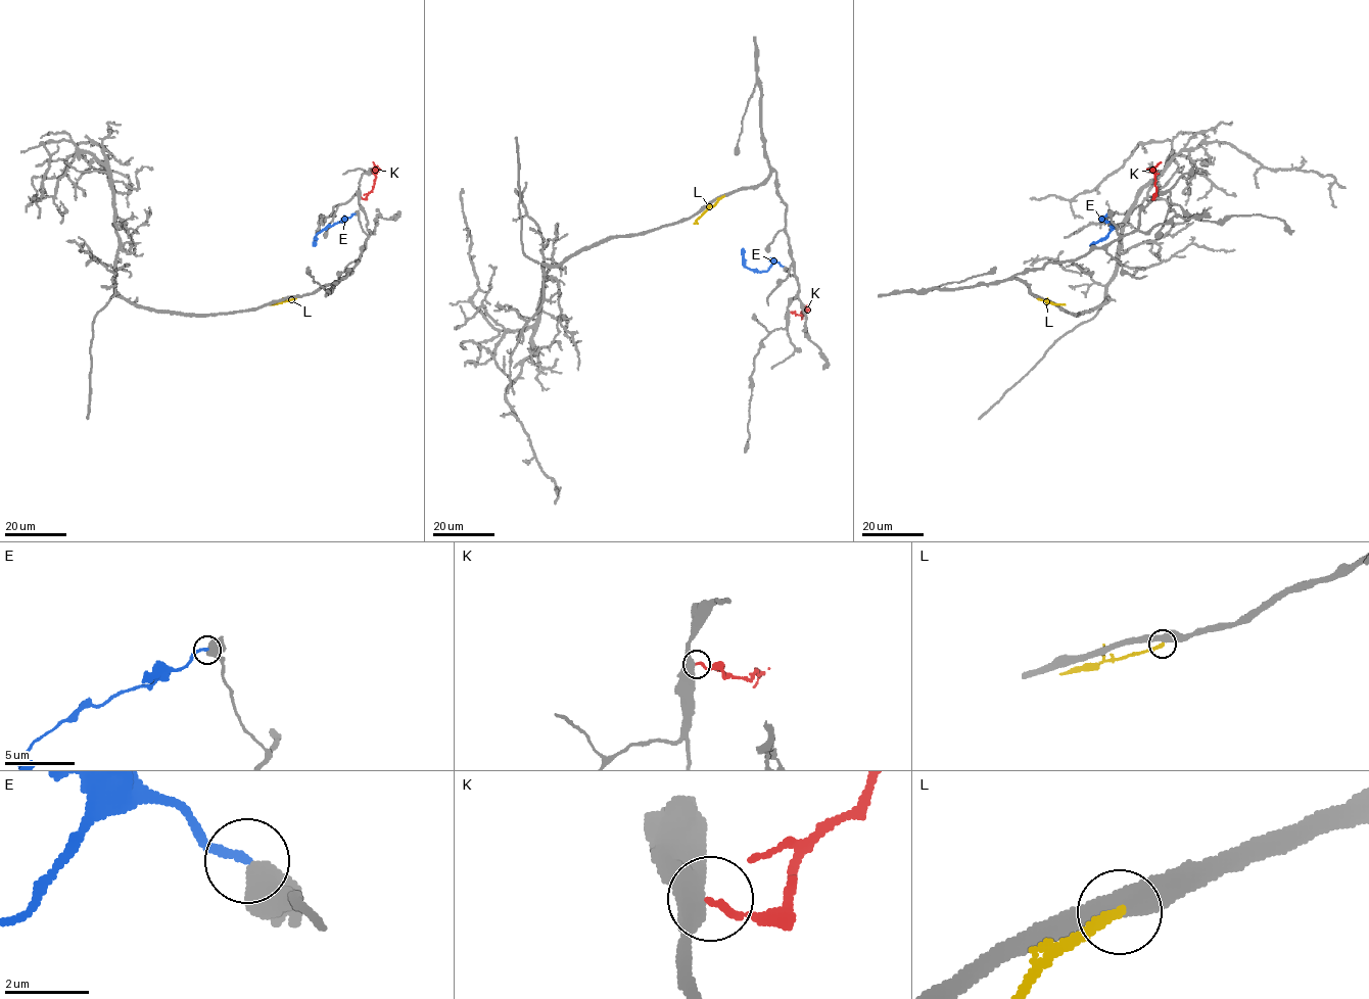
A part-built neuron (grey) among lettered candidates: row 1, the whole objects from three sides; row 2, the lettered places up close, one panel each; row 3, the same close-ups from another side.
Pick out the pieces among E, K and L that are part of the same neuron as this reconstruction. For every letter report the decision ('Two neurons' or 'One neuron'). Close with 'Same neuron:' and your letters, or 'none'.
E: One neuron
K: Two neurons
L: Two neurons
Same neuron: E

